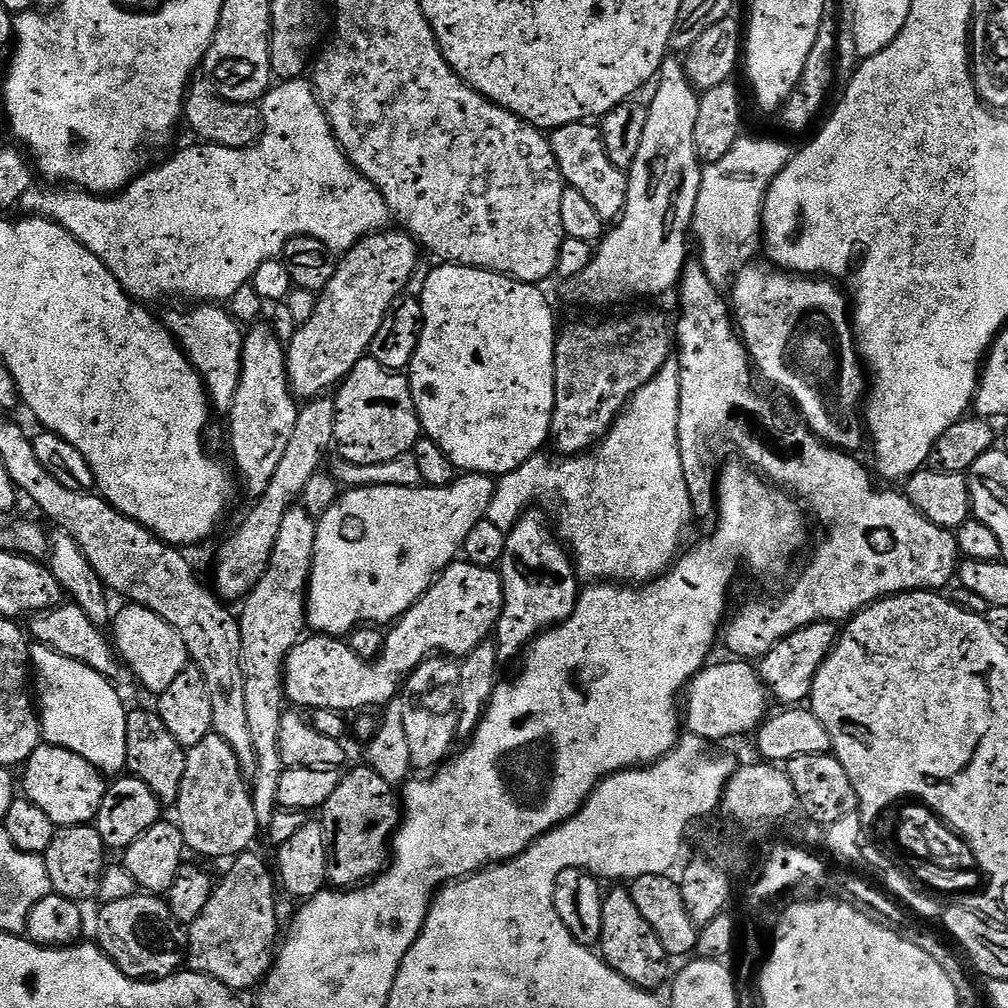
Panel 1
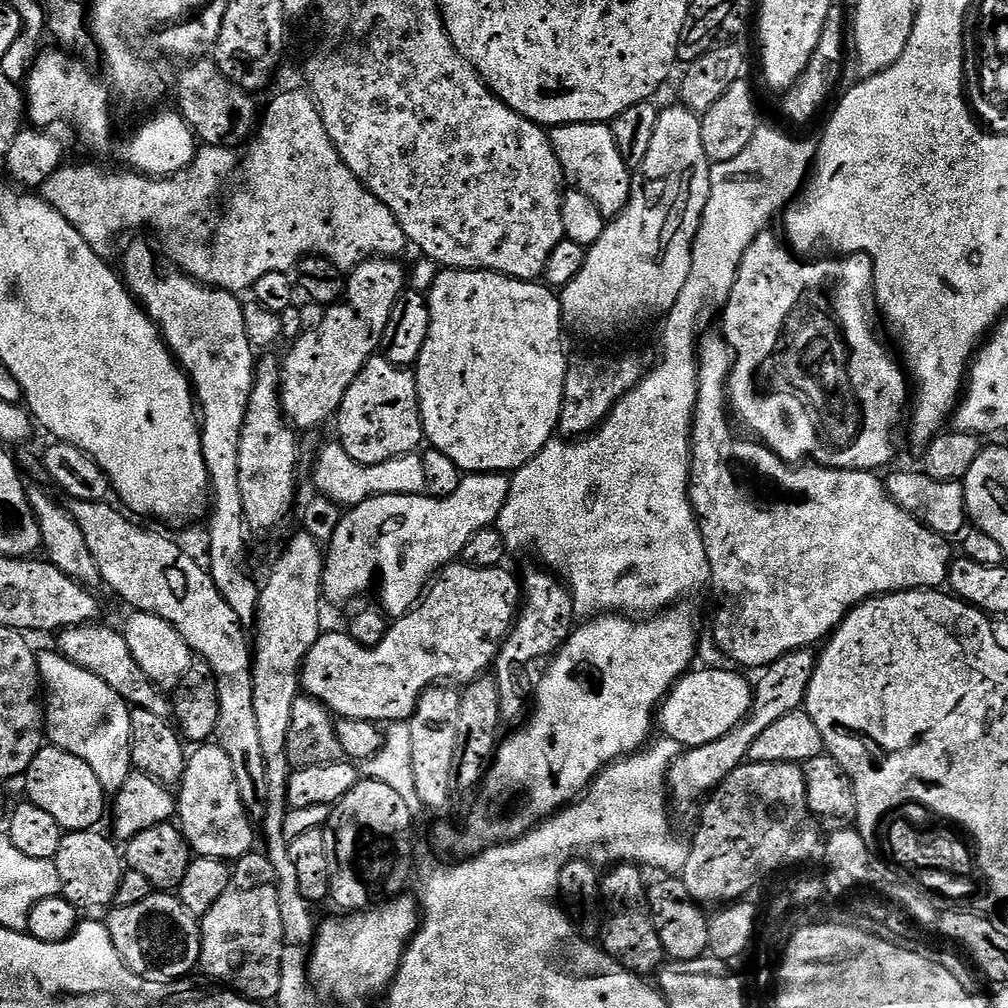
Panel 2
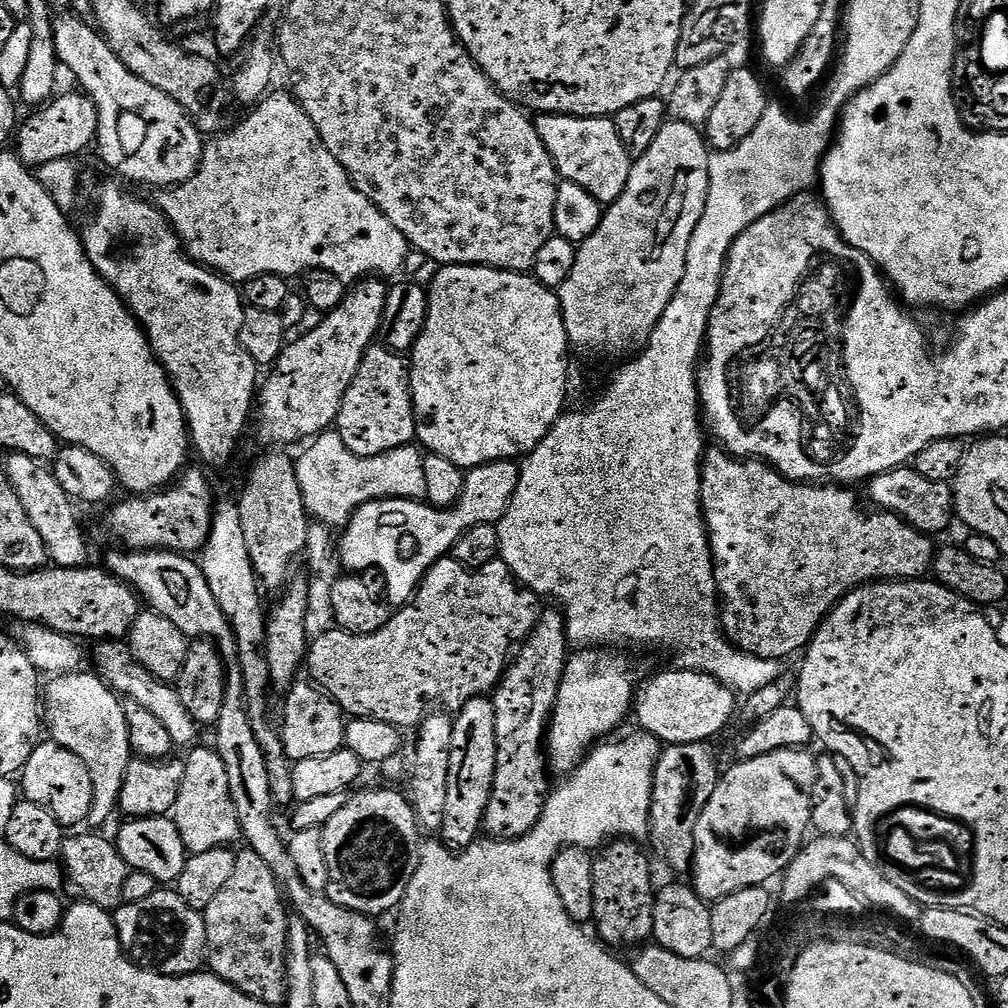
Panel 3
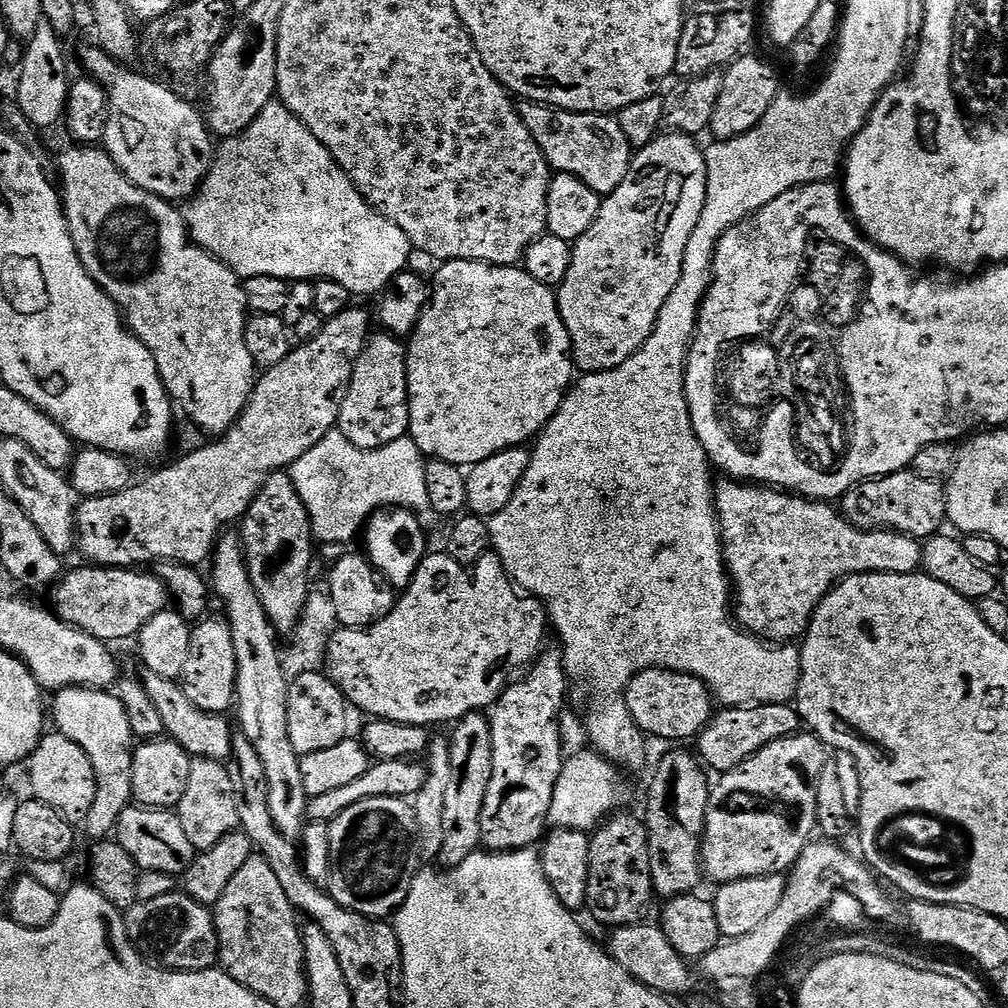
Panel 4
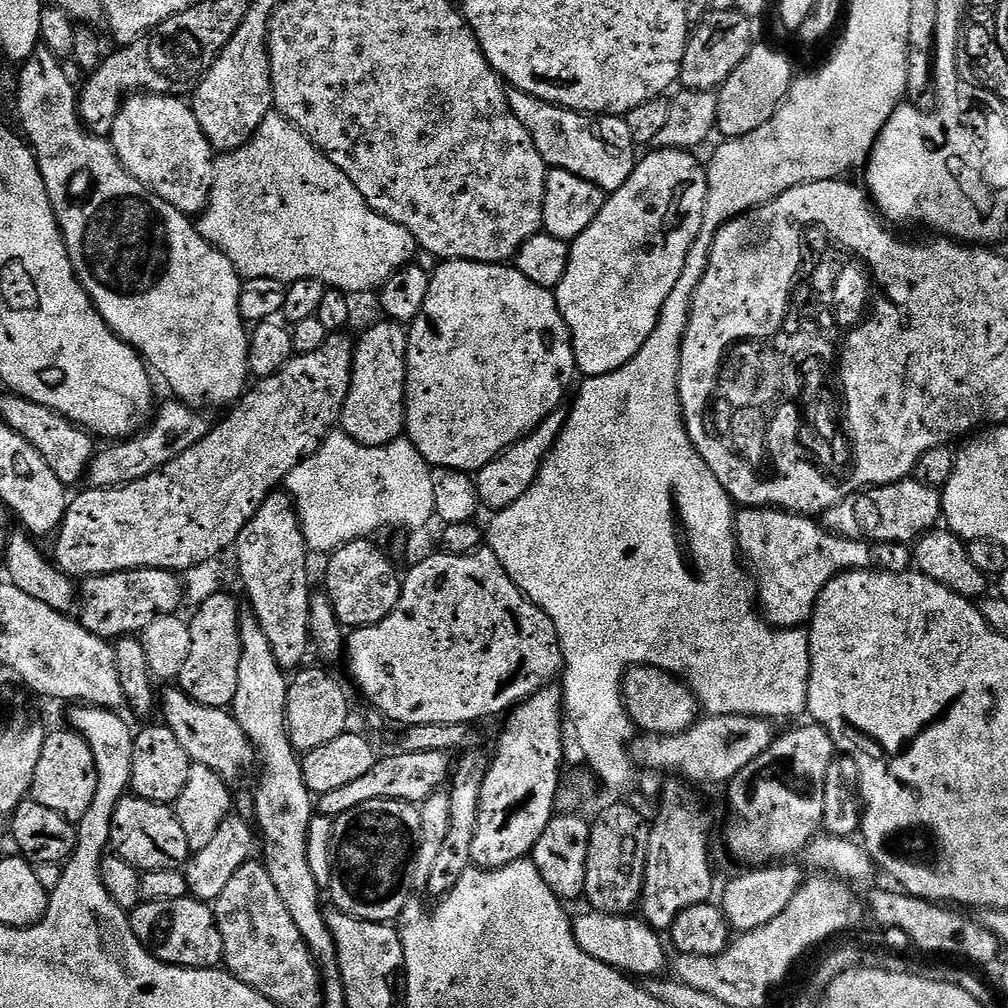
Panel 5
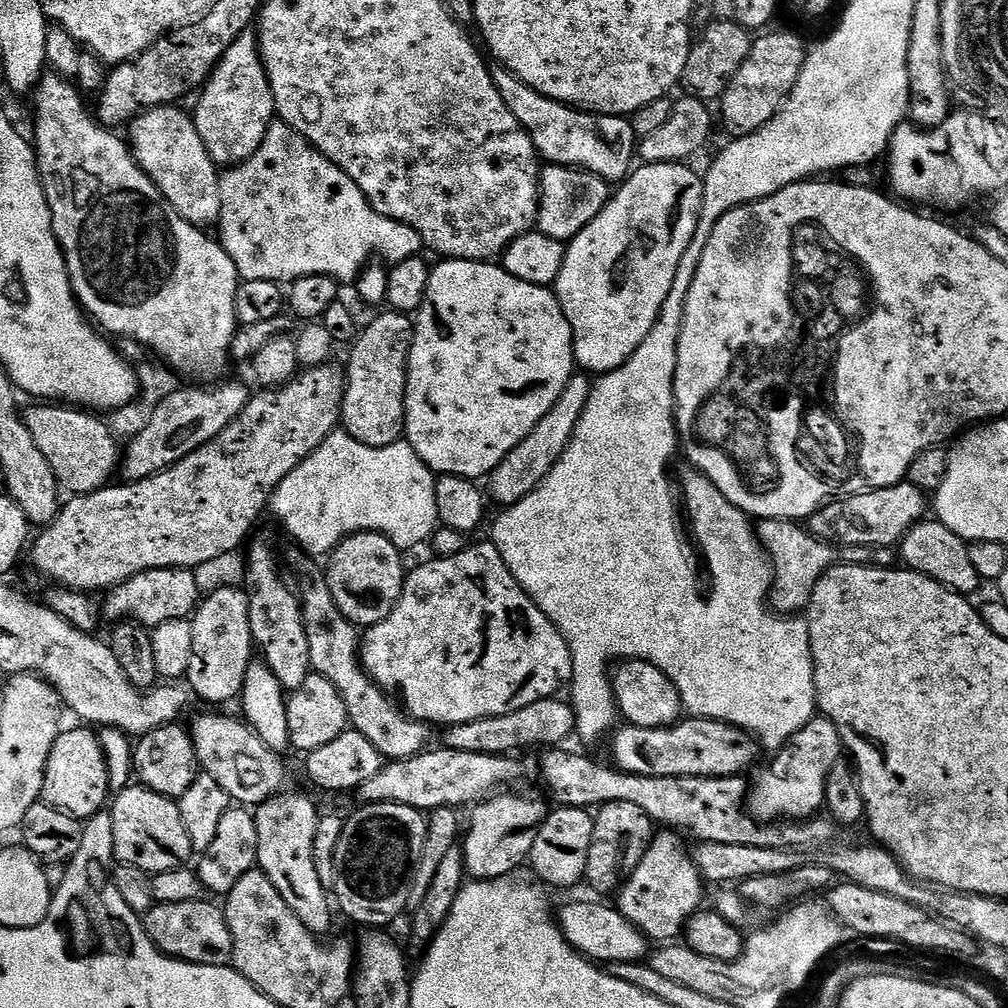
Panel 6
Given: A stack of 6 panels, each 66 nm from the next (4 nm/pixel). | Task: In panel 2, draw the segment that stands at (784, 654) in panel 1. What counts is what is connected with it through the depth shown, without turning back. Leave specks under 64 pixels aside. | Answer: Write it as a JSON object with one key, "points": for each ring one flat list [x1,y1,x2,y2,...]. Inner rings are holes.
{"points":[[799,648,782,658,778,658,769,668,759,673,760,681,755,681,752,693,752,708,745,718,730,734,718,738,714,742,706,742,706,746,689,748,681,751,668,765,668,783,666,785,673,805,692,804,720,787,720,783,736,768,748,760,750,746,754,746,754,738,764,733,770,725,778,722,778,718,786,718,796,709,803,709,804,699,810,686,810,678,816,669,817,653,812,648]]}

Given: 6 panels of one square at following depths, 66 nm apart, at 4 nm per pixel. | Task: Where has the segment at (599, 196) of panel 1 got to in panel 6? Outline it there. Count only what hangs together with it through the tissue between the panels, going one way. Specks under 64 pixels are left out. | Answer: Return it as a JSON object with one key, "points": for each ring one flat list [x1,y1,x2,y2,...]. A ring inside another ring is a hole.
{"points":[[503,66,493,67,492,77,498,94,502,94,502,102,510,106,510,114,518,118,531,136,541,161,567,168,584,168,609,182,623,181,633,171,632,159,635,161,638,156,638,137,631,119,593,114,552,100,526,86,526,82]]}

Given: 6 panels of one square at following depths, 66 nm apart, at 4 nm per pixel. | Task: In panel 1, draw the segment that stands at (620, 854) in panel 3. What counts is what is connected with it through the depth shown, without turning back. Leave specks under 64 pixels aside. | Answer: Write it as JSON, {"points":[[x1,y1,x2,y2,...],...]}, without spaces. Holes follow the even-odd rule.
{"points":[[627,887,616,888,610,891,604,897,604,913,602,914,602,934,598,945,599,955,609,964,614,971,622,974,622,978,626,978,626,982,630,982,634,986,645,990,660,990,660,988,669,983,670,973,668,974,668,963,670,957,668,952,662,946,662,942,658,938,658,934,654,934,654,926,650,926,650,922,646,922,646,918,642,918,638,906,634,904,634,898,631,891]]}

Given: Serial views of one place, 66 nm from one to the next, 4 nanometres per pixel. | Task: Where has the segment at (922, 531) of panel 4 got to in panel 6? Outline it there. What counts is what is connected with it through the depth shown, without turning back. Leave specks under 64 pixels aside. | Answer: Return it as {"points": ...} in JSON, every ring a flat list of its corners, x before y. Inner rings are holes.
{"points":[[907,482,889,488,872,488,824,504,813,516,808,517,806,527,819,540,833,546,848,544,849,549,871,548,873,550,892,548,899,545,915,524,925,519,924,500,926,500,926,493]]}

